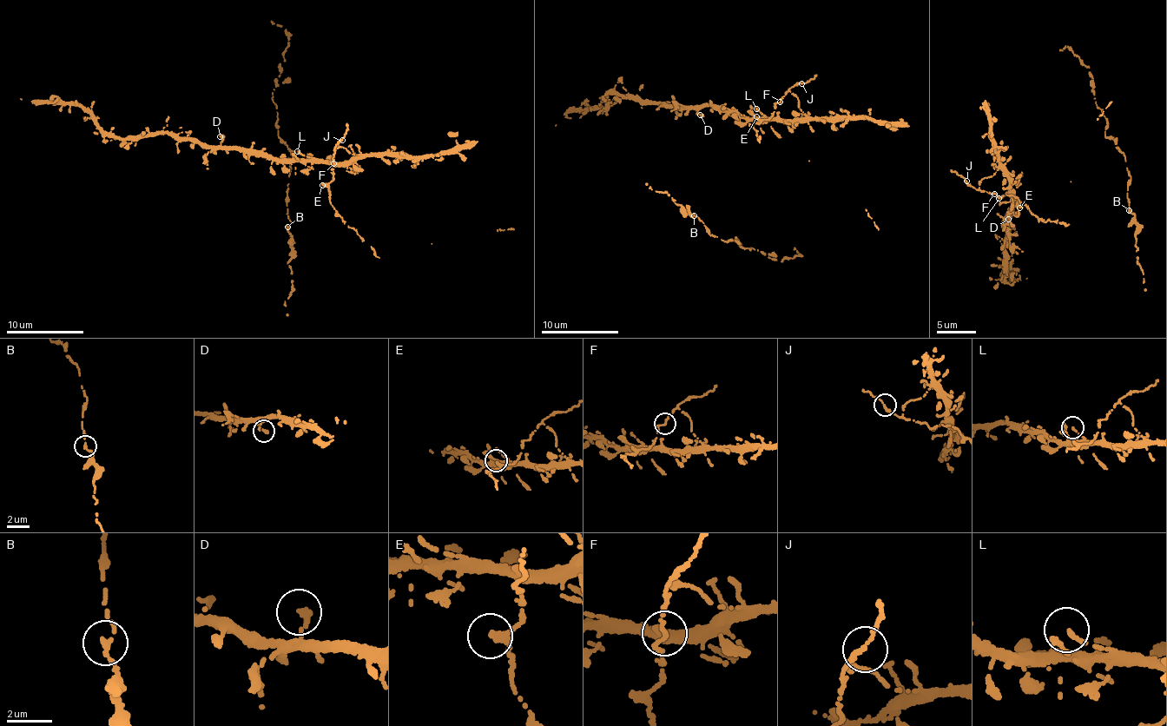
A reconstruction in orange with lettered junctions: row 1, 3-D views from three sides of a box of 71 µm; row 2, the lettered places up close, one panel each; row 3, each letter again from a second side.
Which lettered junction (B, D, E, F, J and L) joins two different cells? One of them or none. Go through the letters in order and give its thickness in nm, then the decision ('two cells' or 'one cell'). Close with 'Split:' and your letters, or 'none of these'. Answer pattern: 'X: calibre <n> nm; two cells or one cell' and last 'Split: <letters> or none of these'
B: calibre 200 nm; one cell
D: calibre 320 nm; one cell
E: calibre 240 nm; one cell
F: calibre 280 nm; one cell
J: calibre 200 nm; one cell
L: calibre 240 nm; one cell
Split: none of these

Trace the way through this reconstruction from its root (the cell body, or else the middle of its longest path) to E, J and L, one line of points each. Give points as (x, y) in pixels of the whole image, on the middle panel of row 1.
E: (783, 122), (805, 116), (797, 97), (789, 91), (774, 104), (770, 118), (761, 120), (756, 116)
J: (783, 122), (805, 116), (799, 107), (799, 100), (788, 89), (801, 83)
L: (783, 122), (769, 120), (756, 108)

